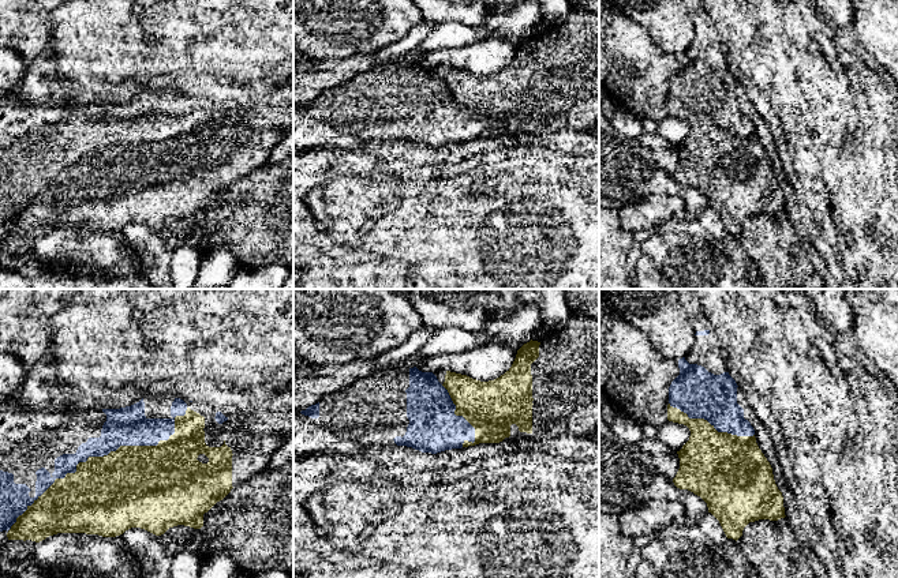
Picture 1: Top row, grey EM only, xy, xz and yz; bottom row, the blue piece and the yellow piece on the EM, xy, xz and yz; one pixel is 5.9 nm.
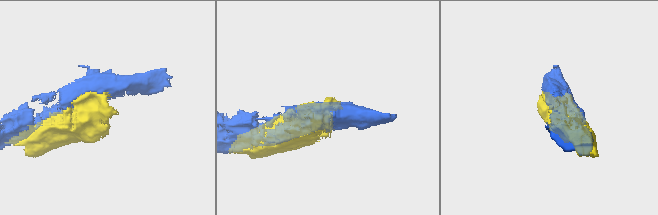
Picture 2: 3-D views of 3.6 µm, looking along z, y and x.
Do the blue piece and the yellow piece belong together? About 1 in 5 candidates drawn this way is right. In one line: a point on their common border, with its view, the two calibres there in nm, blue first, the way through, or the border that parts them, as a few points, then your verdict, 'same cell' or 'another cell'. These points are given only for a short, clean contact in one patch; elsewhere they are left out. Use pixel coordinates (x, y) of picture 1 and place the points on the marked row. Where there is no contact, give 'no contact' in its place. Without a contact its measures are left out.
contact xy (101, 455); calibres 220 and 460 nm; another cell

